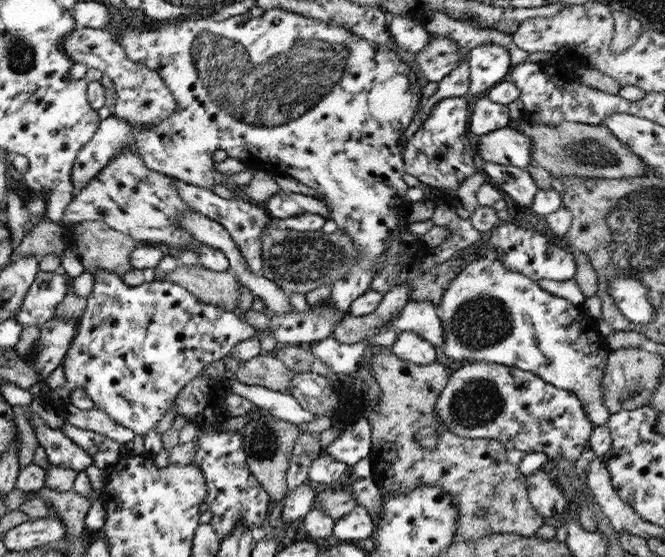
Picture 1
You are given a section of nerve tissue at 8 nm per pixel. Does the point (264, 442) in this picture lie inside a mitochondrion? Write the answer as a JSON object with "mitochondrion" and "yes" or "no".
{"mitochondrion":"yes"}

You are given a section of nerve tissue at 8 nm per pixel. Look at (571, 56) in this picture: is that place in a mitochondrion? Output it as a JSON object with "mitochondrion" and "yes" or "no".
{"mitochondrion":"no"}

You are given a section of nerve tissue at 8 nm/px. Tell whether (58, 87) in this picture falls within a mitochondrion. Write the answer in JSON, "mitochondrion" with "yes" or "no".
{"mitochondrion":"no"}

